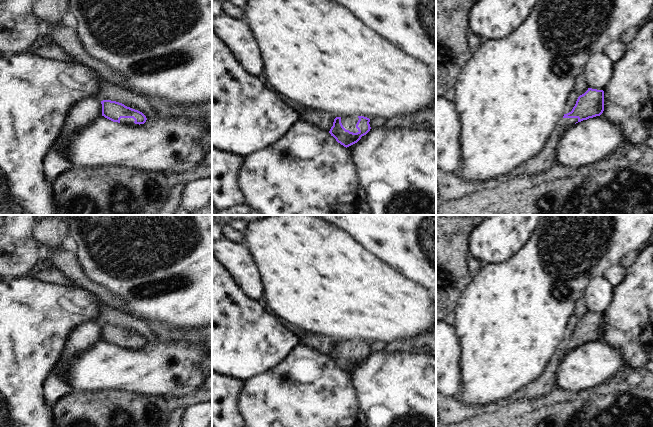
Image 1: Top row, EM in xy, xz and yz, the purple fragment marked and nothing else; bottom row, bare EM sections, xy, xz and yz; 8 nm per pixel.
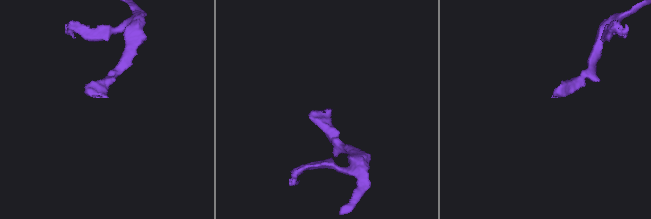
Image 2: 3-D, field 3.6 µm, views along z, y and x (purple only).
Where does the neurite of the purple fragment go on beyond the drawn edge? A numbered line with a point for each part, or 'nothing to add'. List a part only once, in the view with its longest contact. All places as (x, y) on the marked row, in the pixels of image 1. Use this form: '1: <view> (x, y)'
1: xz (349, 123).

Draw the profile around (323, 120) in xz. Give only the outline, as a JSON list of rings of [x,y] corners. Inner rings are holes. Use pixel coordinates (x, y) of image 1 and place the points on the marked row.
[[[305,109],[303,112],[299,112],[298,116],[299,120],[328,133],[333,126],[334,119],[336,118],[328,112],[313,109]]]

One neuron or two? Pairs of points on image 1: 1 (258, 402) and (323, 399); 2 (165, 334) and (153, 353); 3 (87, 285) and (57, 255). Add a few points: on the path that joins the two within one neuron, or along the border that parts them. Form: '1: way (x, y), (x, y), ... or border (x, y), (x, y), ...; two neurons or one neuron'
1: way (274, 399), (307, 399); one neuron
2: border (158, 340), (164, 343), (182, 343); two neurons
3: way (79, 278), (65, 263); one neuron

